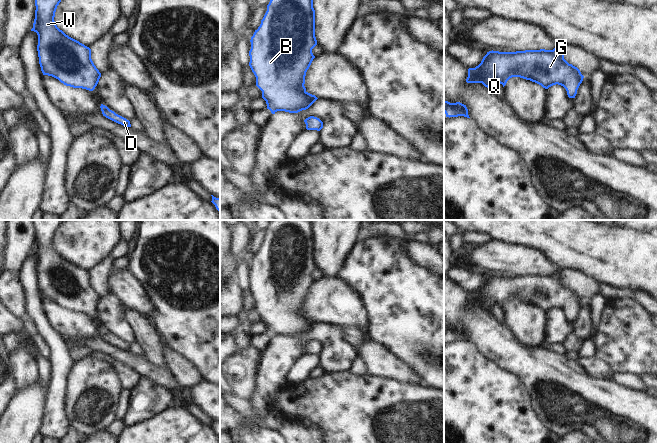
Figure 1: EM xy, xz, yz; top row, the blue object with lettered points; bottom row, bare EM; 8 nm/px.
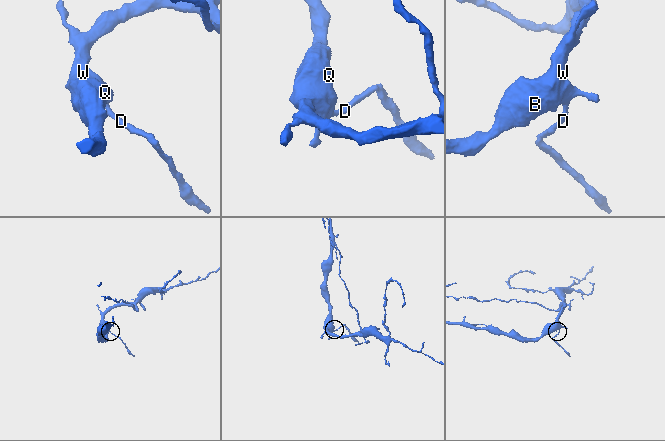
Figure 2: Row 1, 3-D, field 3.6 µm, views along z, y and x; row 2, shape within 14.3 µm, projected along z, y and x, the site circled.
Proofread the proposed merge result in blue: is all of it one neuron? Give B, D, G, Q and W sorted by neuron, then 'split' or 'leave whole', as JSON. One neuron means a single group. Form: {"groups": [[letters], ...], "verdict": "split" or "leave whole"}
{"groups": [["B", "D", "G", "Q", "W"]], "verdict": "leave whole"}

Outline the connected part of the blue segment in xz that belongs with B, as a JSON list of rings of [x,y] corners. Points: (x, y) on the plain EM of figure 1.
[[[272,220],[269,228],[267,229],[267,235],[261,244],[261,248],[258,253],[255,254],[250,266],[251,273],[249,275],[249,290],[256,301],[256,310],[262,315],[262,322],[266,325],[267,333],[269,333],[272,338],[275,338],[277,335],[298,337],[302,334],[308,333],[318,323],[315,319],[308,317],[304,310],[306,296],[315,282],[312,277],[312,273],[317,269],[315,261],[315,234],[313,232],[313,223],[310,220]]]

